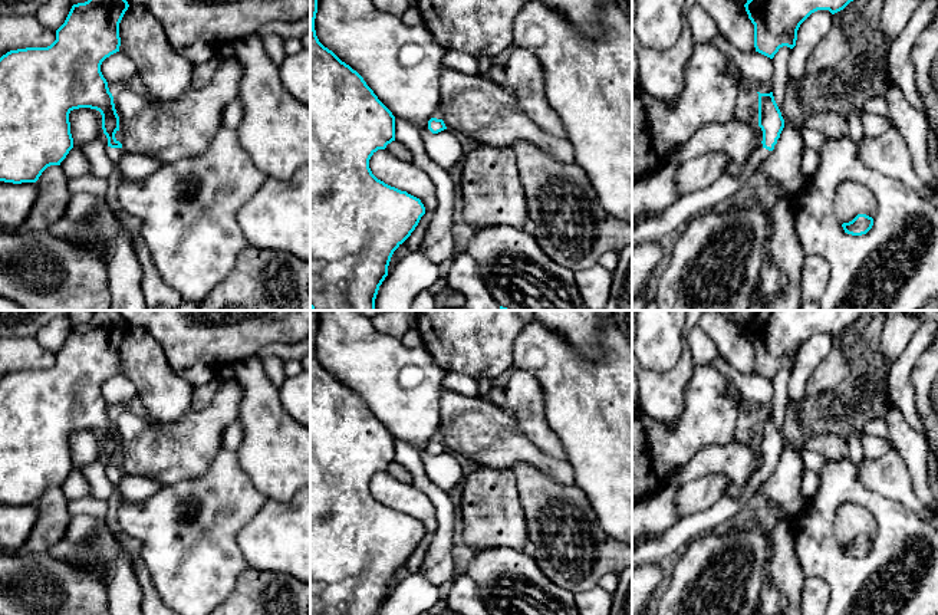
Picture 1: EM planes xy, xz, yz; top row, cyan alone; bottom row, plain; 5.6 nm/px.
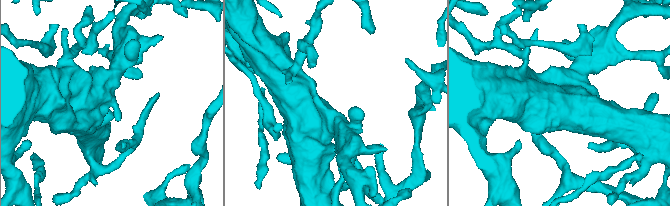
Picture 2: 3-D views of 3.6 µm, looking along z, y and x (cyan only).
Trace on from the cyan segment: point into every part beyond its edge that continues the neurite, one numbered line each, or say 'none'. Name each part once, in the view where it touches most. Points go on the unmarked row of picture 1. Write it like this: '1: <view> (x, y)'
1: xy (131, 487)

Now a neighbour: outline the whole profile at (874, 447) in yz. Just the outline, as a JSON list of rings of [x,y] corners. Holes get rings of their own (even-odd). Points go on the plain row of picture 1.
[[[863,434],[860,437],[860,444],[863,456],[870,460],[878,460],[891,451],[889,441],[876,435]]]

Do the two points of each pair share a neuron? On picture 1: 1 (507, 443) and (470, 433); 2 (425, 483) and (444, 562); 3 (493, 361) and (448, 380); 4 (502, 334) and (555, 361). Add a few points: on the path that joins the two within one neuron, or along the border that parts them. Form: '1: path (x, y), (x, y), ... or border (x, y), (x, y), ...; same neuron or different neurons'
1: path (499, 443), (484, 433), (479, 433); same neuron
2: path (443, 503), (444, 542); same neuron
3: border (446, 372), (461, 372), (473, 378); different neurons
4: border (525, 325), (514, 339), (512, 364); different neurons

